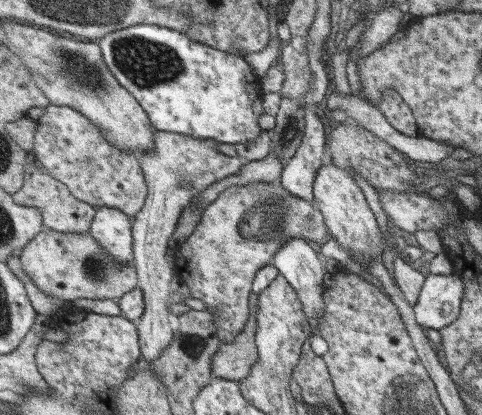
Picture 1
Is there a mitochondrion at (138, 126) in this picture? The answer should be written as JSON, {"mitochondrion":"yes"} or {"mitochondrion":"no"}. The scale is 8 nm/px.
{"mitochondrion":"no"}

